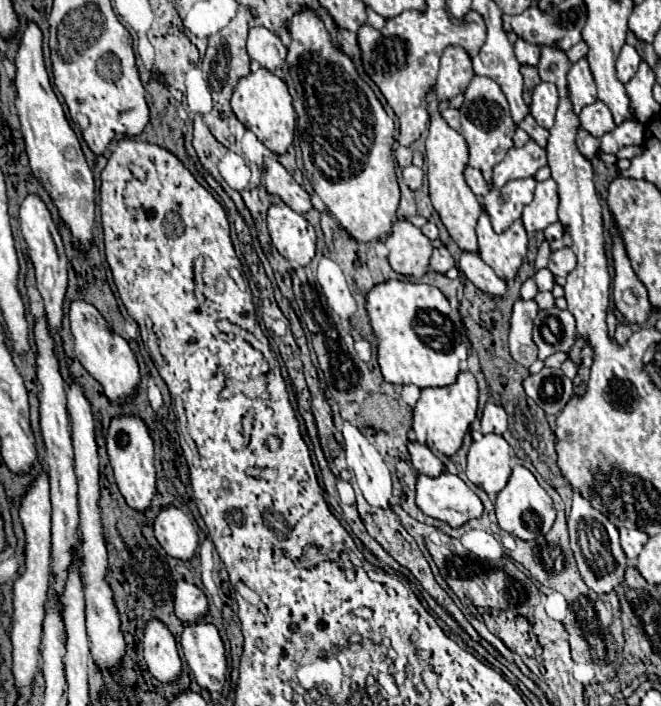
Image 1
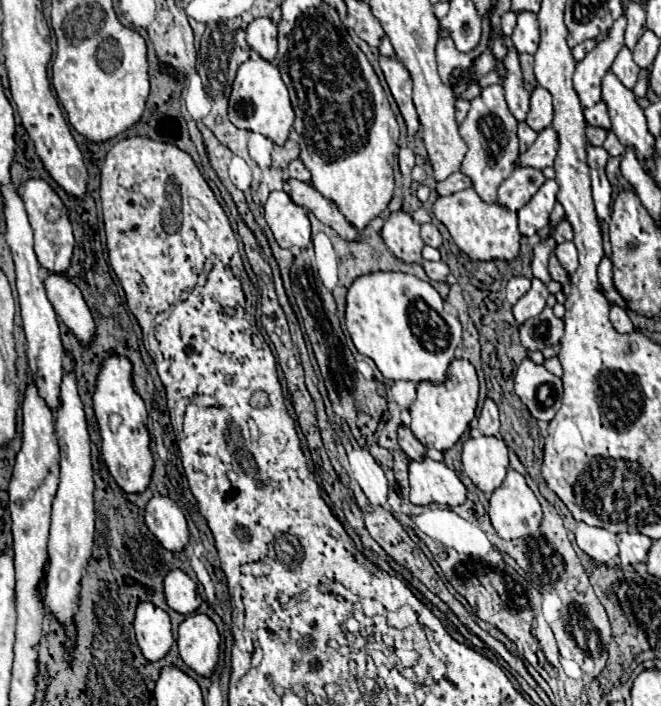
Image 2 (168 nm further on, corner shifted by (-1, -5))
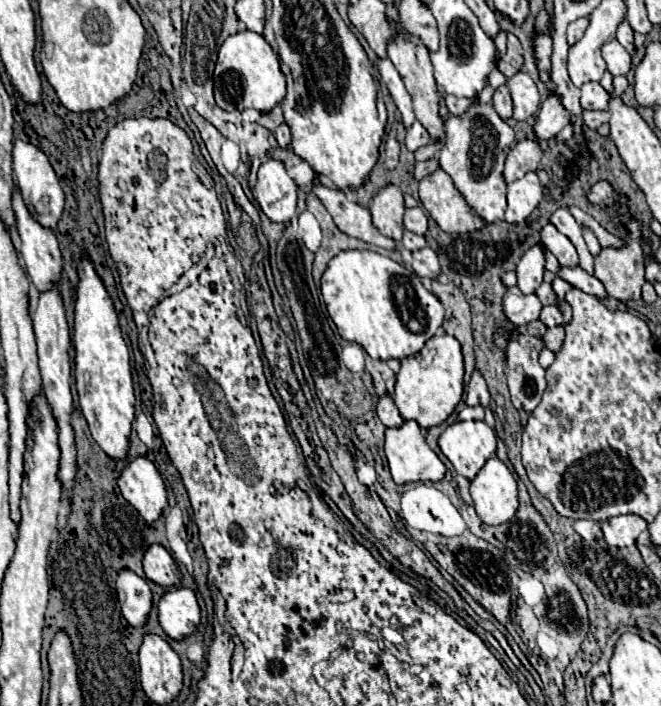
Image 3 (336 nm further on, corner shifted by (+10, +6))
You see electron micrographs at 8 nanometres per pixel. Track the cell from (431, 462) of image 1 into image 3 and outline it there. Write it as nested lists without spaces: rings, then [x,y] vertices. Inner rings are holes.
[[[388,395],[382,397],[382,399],[378,399],[376,413],[378,413],[380,421],[382,421],[386,427],[390,427],[390,429],[398,429],[398,427],[404,423],[404,419],[400,417],[400,413],[398,413],[392,397],[388,397]]]

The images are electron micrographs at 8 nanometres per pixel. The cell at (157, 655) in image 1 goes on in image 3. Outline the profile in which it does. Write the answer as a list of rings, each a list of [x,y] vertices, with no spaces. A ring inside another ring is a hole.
[[[124,569],[116,579],[116,595],[124,619],[132,627],[144,627],[152,611],[152,591],[148,583],[136,573]]]

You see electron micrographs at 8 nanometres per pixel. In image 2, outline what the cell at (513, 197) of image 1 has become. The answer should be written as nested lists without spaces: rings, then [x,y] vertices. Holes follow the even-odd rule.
[[[515,166],[513,174],[499,188],[499,204],[517,212],[531,200],[531,196],[543,186],[543,182],[545,176],[541,170]]]

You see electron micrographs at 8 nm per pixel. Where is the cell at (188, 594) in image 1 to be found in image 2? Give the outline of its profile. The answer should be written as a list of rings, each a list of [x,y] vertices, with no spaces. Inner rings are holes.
[[[171,570],[167,572],[163,580],[163,590],[167,604],[181,614],[191,614],[199,608],[201,596],[197,592],[197,584],[181,570]]]

